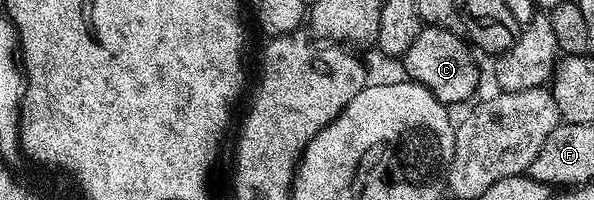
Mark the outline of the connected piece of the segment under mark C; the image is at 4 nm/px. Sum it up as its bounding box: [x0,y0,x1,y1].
[401,25,479,108]

